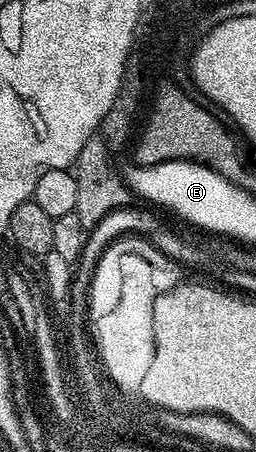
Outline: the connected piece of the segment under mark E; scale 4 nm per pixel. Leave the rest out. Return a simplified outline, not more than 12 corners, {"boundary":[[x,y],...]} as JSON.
{"boundary":[[203,164],[123,169],[124,183],[205,233],[231,235],[230,192]]}

